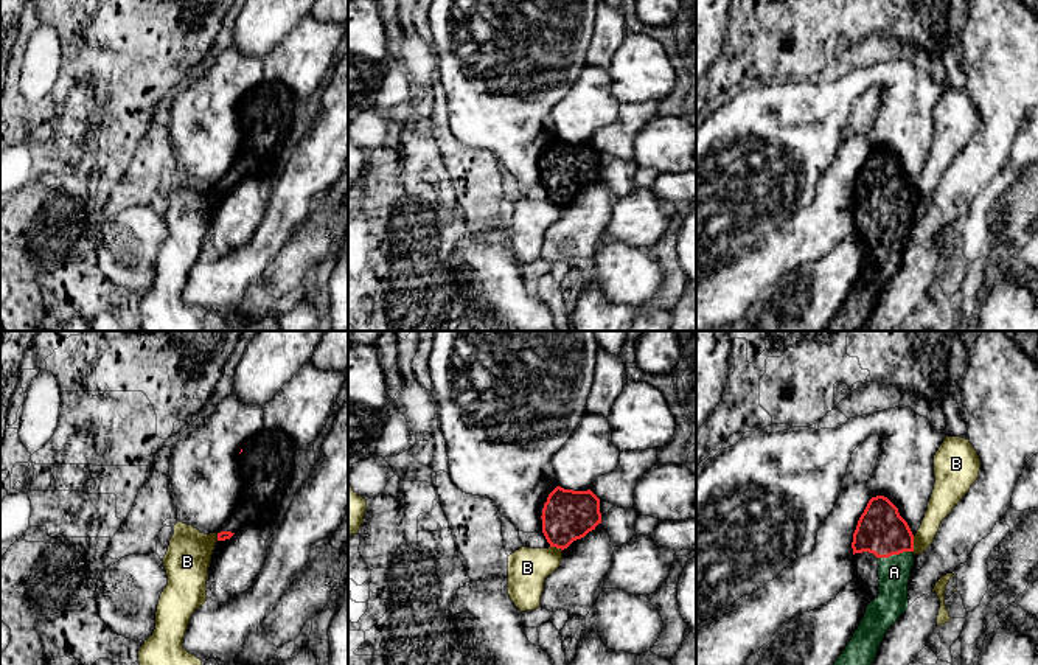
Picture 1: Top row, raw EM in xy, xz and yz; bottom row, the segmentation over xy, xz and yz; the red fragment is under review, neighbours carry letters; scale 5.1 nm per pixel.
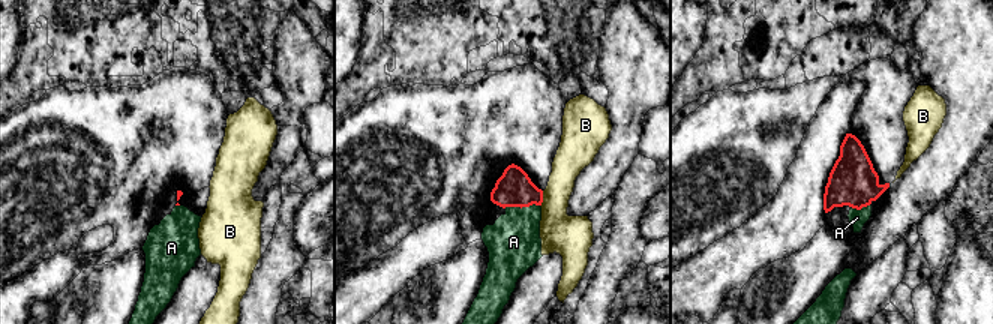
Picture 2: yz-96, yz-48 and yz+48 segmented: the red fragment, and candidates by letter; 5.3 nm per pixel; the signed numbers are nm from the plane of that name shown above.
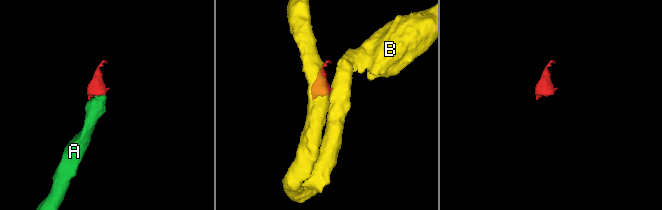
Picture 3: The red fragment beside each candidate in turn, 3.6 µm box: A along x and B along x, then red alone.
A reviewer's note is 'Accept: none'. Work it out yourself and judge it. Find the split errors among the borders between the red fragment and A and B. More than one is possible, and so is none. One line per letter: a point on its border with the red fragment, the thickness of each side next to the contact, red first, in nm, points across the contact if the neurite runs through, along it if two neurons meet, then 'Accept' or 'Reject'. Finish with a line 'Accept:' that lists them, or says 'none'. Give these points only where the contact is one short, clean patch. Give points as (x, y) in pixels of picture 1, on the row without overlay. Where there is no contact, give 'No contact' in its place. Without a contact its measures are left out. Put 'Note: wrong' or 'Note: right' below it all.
A: Touches red at yz (894, 205). Thickness 240 nm (red) against 170 nm. Path across: yz (881, 182), (891, 191), (894, 205), (894, 224). Accept
B: Touches red at yz (912, 196). Thickness 240 nm (red) against 120 nm. Boundary: yz (914, 188), (912, 204). Reject
Accept: A
Note: wrong

